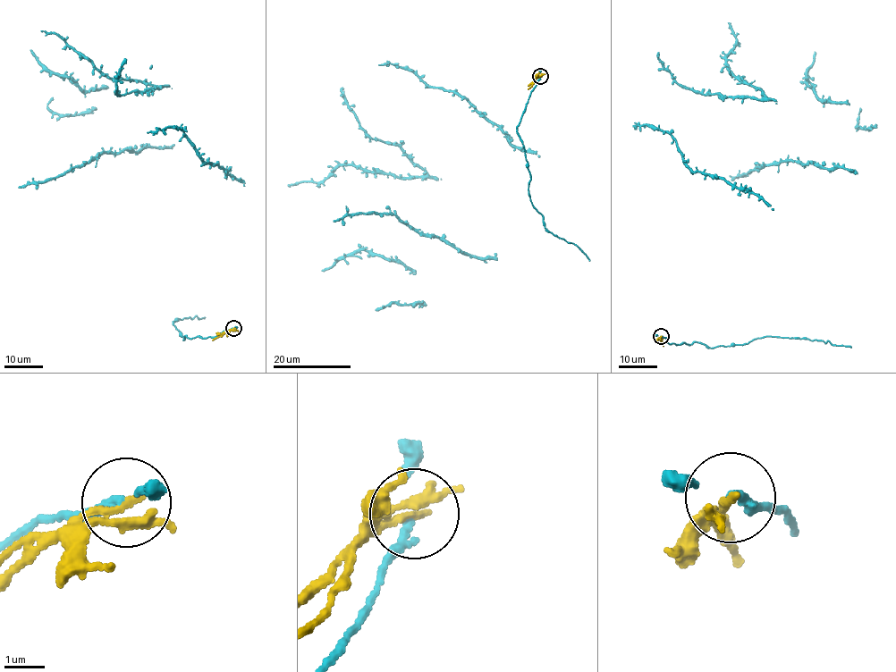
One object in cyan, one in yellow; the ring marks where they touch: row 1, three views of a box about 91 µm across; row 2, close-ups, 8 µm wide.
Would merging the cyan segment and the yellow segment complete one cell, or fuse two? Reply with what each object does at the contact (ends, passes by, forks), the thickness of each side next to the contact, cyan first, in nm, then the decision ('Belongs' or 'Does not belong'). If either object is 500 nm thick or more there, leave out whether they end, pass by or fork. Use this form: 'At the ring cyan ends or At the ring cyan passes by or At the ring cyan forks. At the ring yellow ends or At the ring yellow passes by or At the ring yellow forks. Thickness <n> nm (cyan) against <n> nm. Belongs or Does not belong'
At the ring cyan passes by. At the ring yellow passes by. Thickness 150 nm (cyan) against 130 nm. Does not belong

